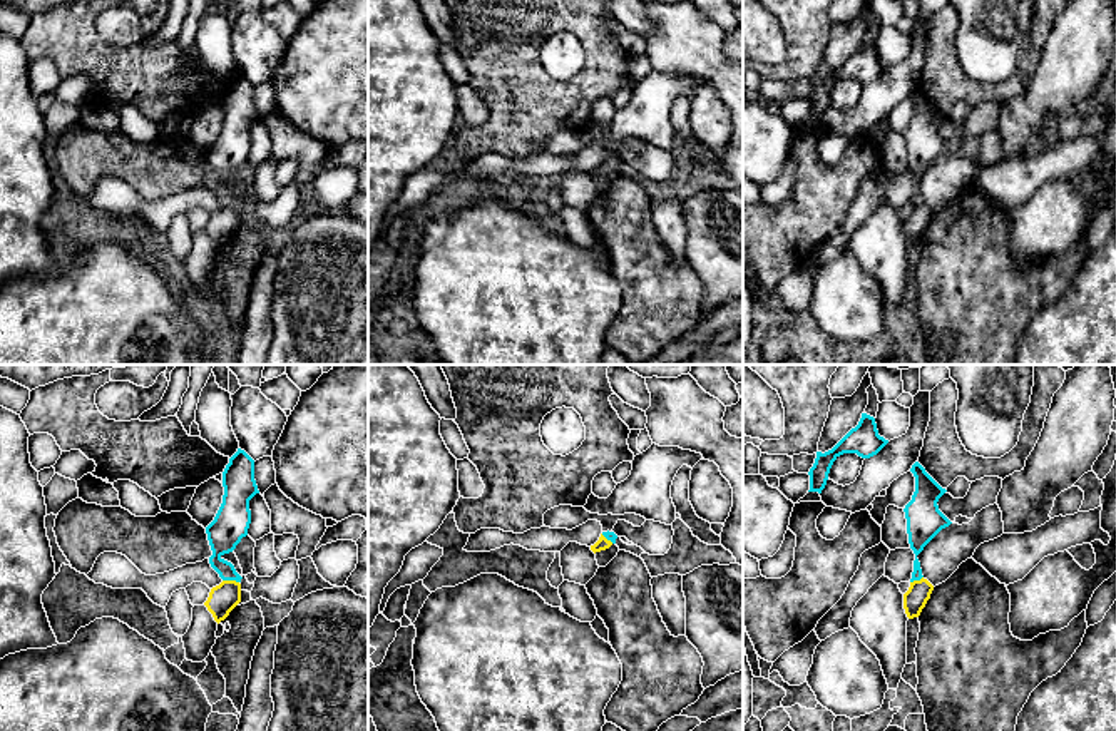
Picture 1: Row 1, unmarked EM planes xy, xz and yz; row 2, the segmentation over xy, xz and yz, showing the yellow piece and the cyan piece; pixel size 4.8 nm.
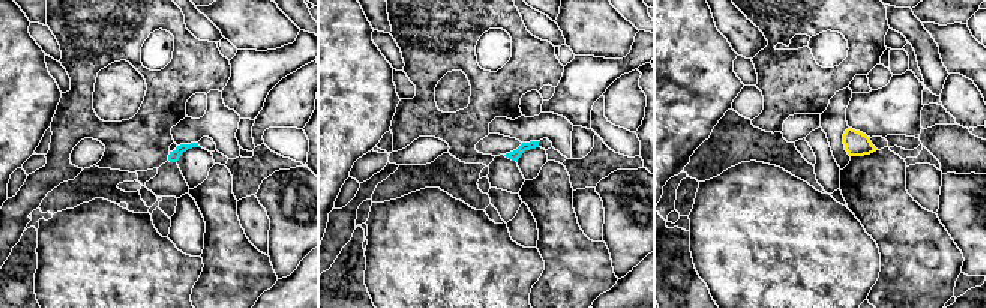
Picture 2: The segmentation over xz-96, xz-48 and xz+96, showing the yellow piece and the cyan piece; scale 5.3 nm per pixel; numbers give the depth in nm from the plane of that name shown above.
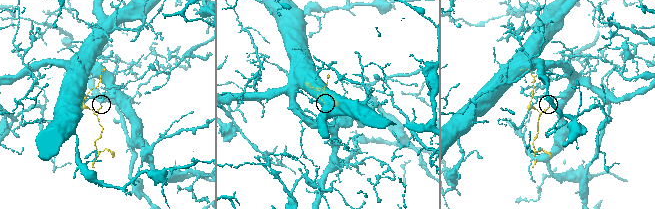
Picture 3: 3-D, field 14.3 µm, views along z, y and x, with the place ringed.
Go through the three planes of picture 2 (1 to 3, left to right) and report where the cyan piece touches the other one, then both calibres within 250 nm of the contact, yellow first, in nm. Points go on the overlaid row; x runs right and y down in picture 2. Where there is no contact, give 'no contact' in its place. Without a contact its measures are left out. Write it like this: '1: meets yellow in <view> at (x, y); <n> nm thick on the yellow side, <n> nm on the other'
1: no contact
2: no contact
3: no contact

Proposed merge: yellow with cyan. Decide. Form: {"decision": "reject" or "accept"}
{"decision": "reject"}

